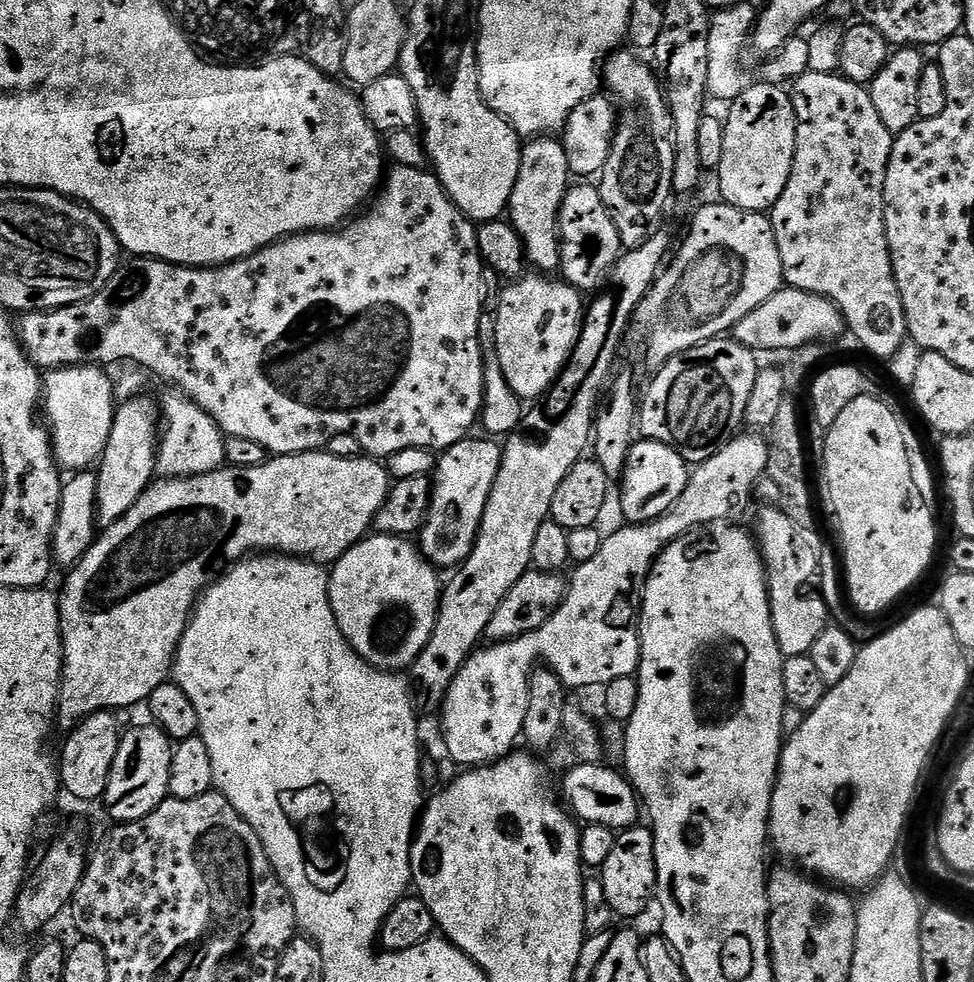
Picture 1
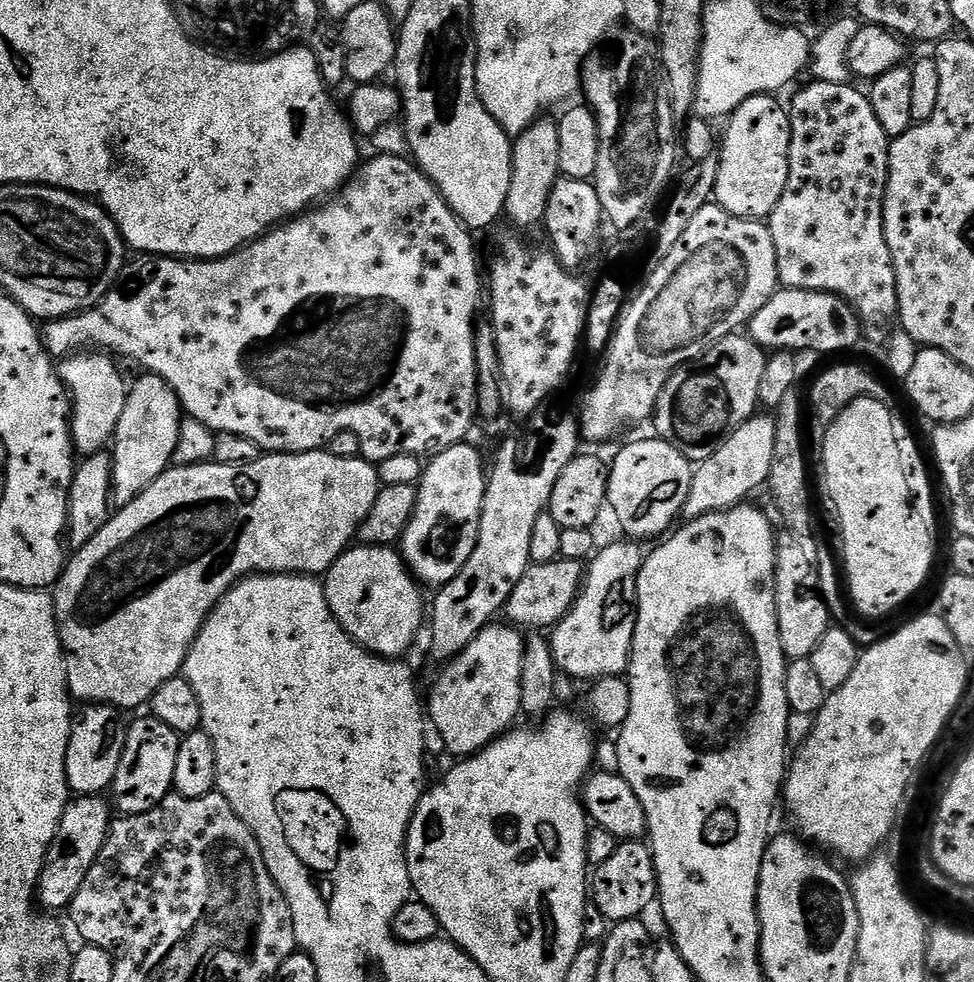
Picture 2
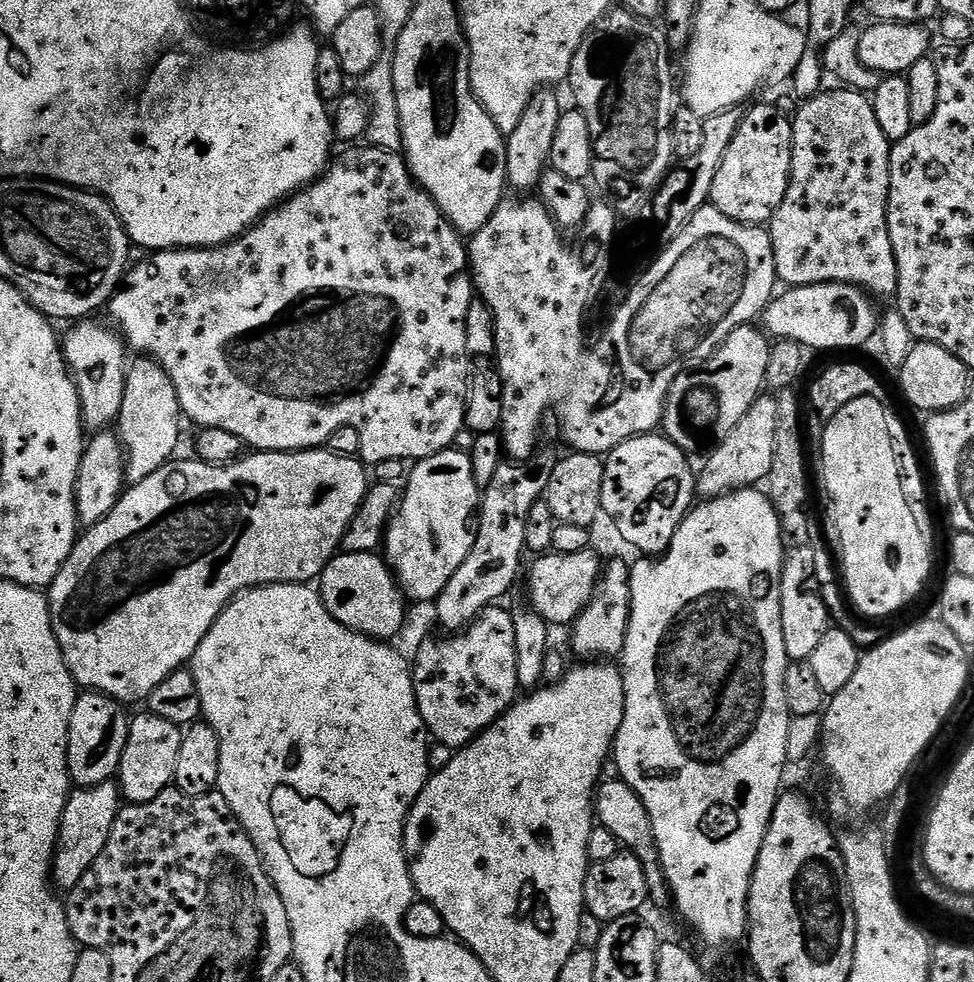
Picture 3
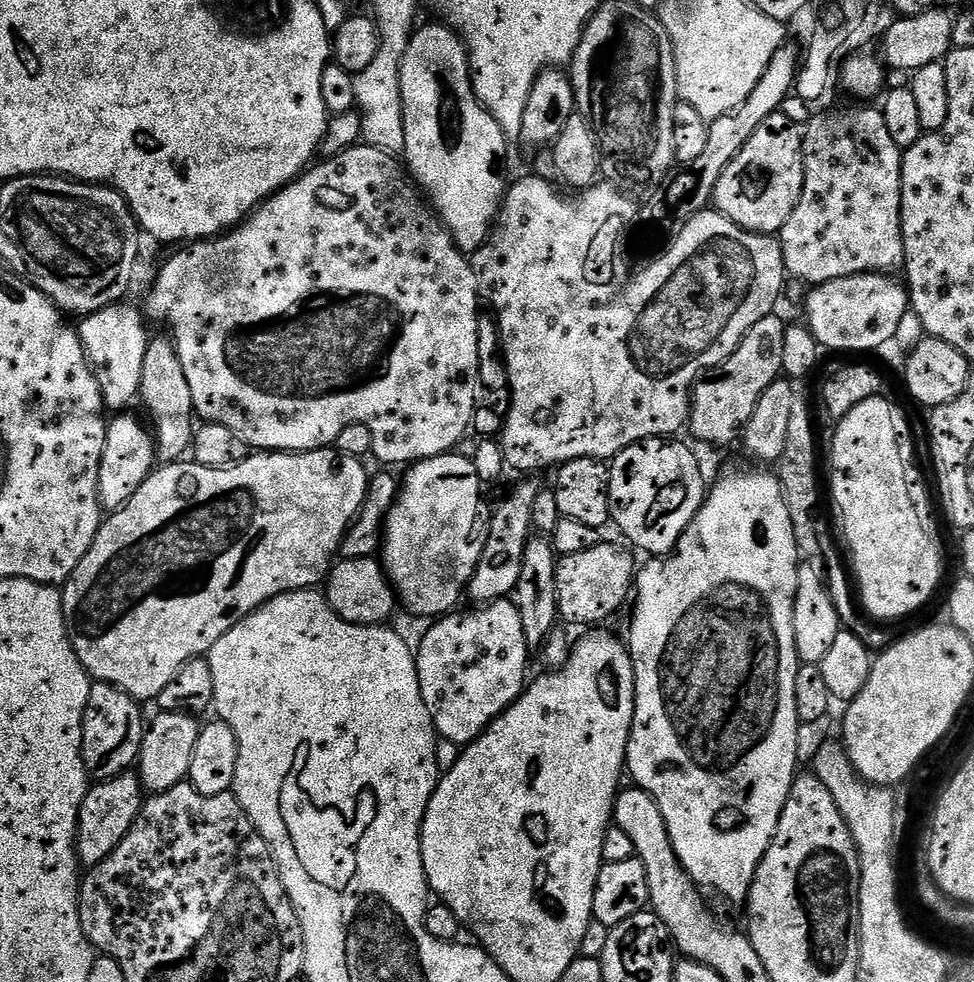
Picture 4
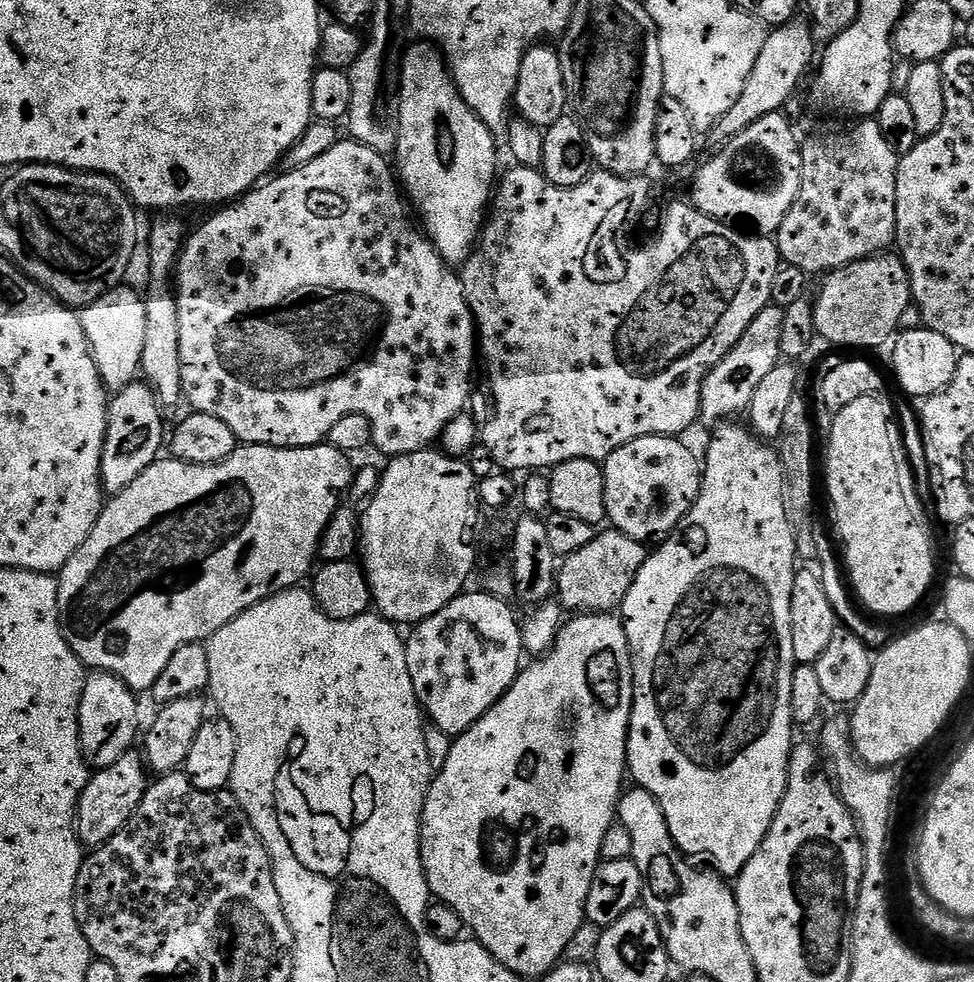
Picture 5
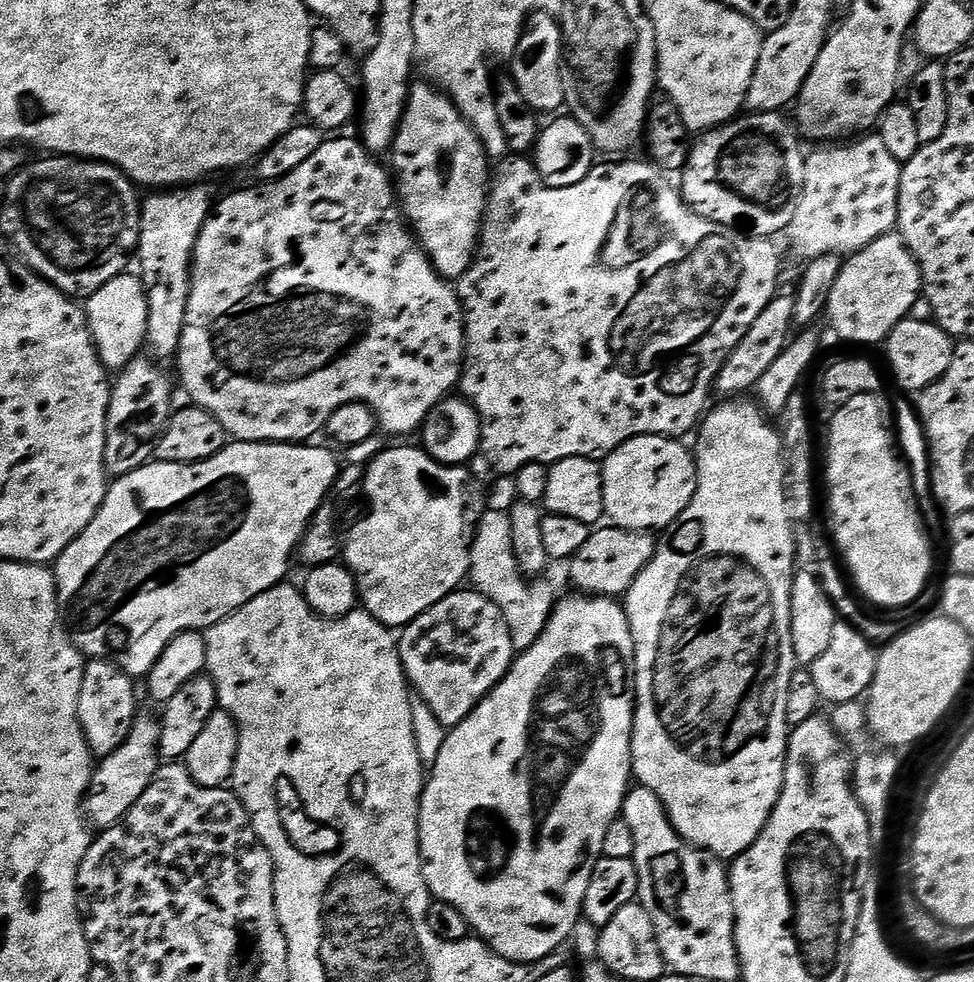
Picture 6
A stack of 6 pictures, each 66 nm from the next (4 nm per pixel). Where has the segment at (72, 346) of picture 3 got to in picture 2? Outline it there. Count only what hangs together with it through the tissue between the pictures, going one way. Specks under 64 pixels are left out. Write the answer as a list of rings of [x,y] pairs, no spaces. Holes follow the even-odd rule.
[[[92,350],[87,354],[73,354],[58,364],[60,382],[70,397],[72,442],[75,451],[84,456],[95,456],[109,447],[116,435],[118,418],[122,418],[122,410],[126,407],[129,385],[126,380],[124,384],[115,362],[111,355]]]

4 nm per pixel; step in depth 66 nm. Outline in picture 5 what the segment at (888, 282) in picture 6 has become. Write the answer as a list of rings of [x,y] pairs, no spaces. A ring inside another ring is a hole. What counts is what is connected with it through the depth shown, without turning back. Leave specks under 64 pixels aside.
[[[899,255],[869,256],[866,260],[847,264],[844,268],[837,268],[827,273],[823,280],[824,285],[821,286],[820,293],[814,296],[814,322],[821,341],[829,340],[830,343],[841,344],[844,348],[880,348],[897,335],[902,314],[906,306],[912,303],[912,287],[908,281],[908,271]]]

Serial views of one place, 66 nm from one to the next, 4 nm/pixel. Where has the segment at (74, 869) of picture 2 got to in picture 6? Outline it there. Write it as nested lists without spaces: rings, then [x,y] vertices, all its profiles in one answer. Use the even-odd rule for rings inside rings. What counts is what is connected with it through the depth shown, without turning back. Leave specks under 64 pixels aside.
[[[144,714],[137,715],[132,721],[126,742],[122,742],[122,746],[118,746],[114,754],[103,757],[92,773],[86,797],[86,816],[93,825],[97,824],[97,829],[112,828],[119,824],[130,806],[134,806],[134,802],[138,802],[138,798],[146,794],[146,790],[156,781],[156,771],[162,763],[159,750],[160,720]]]

